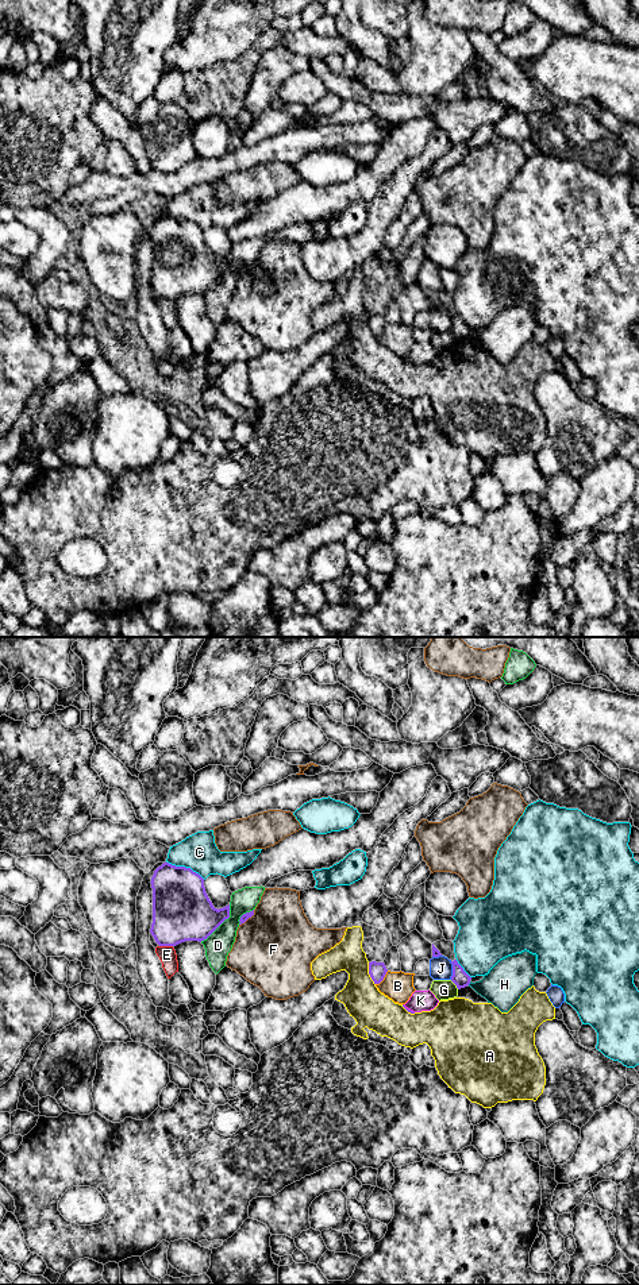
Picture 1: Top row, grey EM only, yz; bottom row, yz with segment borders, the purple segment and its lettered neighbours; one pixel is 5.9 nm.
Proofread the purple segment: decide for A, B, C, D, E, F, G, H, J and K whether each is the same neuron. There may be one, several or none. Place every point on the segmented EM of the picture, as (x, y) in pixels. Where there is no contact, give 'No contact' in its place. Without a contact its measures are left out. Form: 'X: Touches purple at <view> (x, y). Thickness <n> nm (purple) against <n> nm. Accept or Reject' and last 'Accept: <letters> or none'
A: Touches purple at yz (369, 973). Thickness 110 nm (purple) against 220 nm. Reject
B: Touches purple at yz (382, 979). Thickness 110 nm (purple) against 180 nm. Reject
C: Touches purple at yz (184, 867). Thickness 360 nm (purple) against 220 nm. Reject
D: Touches purple at yz (220, 923). Thickness 360 nm (purple) against 160 nm. Reject
E: Touches purple at yz (166, 945). Thickness 360 nm (purple) against 100 nm. Reject
F: Touches purple at yz (247, 918). Thickness 50 nm (purple) against 480 nm. Reject
G: Touches purple at yz (454, 983). Thickness 100 nm (purple) against 130 nm. Reject
H: Touches purple at yz (469, 983). Thickness 100 nm (purple) against 240 nm. Reject
J: Touches purple at yz (453, 971). Thickness 100 nm (purple) against 140 nm. Reject
K: Touches purple at yz (407, 1008). Thickness 20 nm (purple) against 130 nm. Reject
Accept: none

